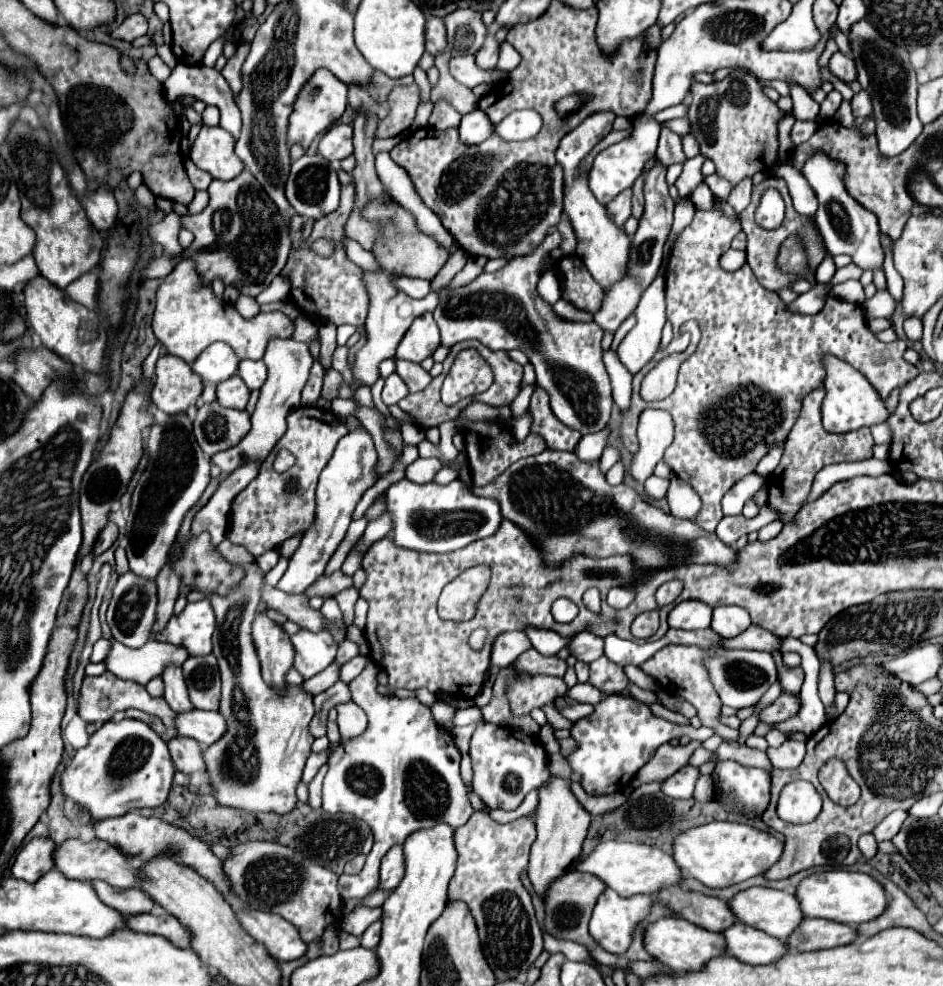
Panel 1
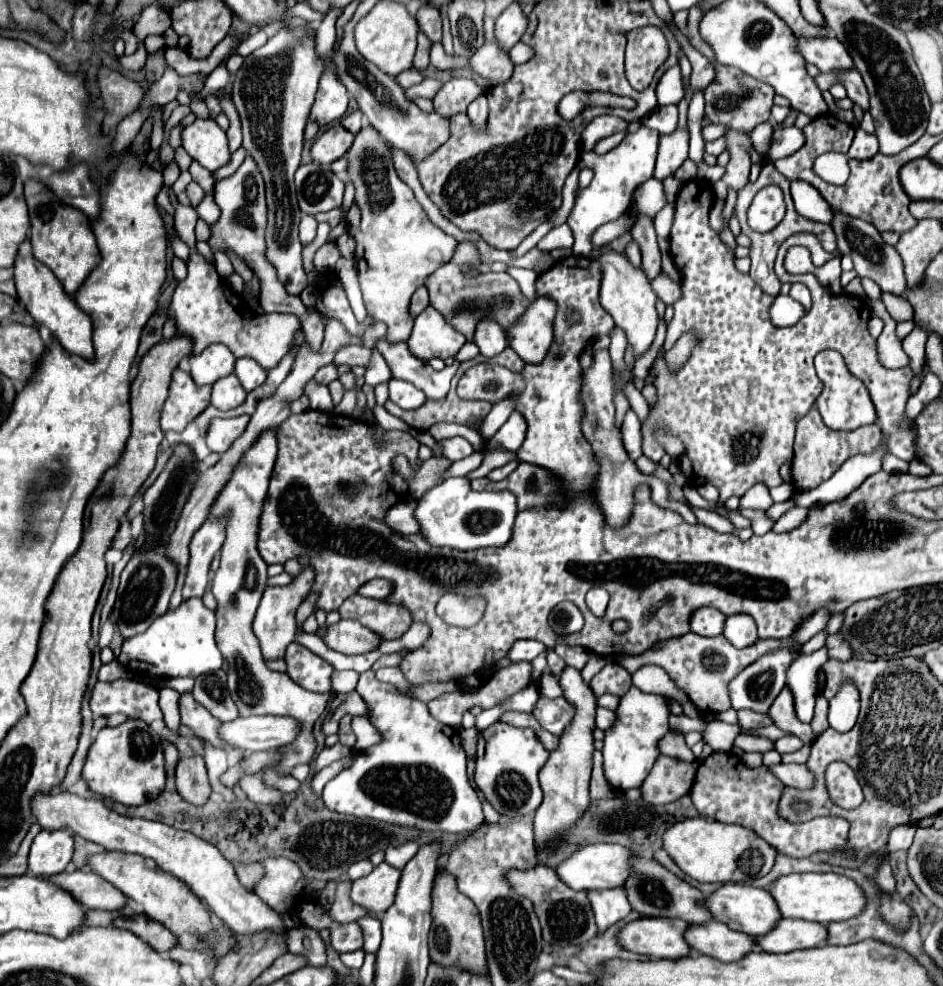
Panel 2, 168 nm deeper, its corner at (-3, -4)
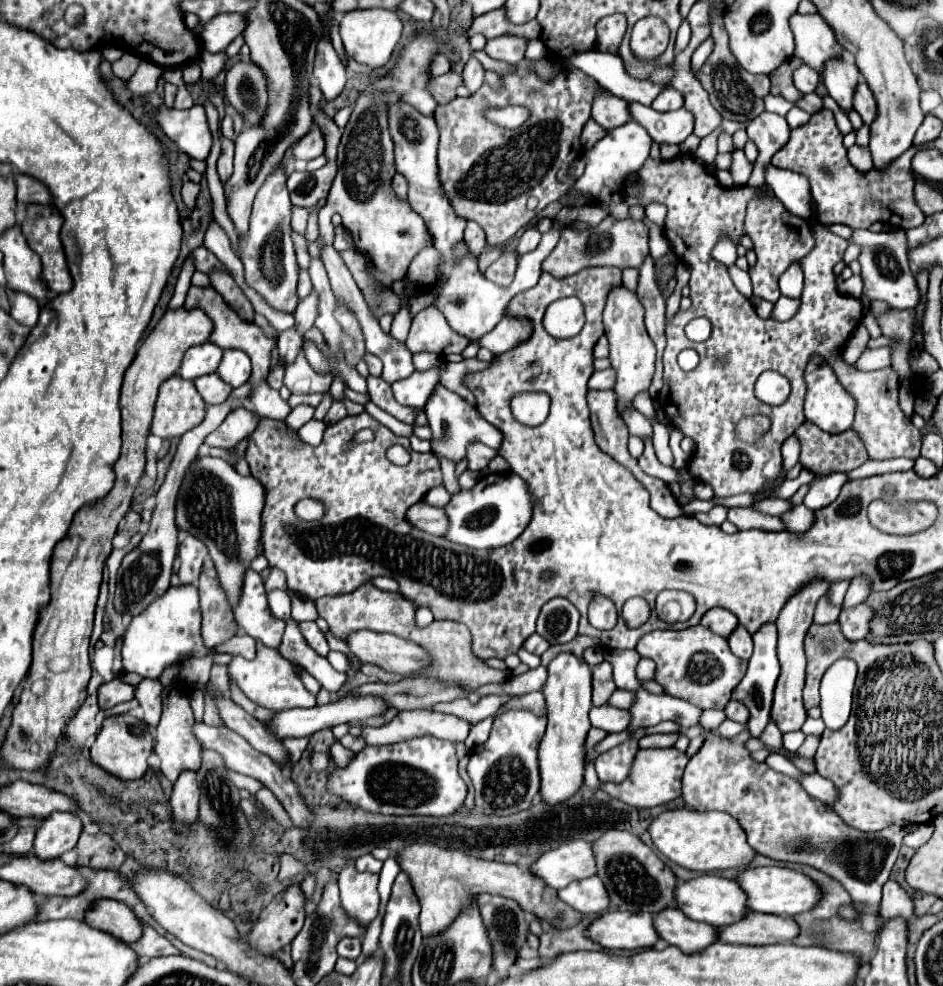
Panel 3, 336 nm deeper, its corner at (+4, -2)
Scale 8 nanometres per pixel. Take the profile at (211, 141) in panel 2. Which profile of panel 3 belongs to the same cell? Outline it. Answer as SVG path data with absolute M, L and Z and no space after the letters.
M193 106L189 110L161 108L157 120L181 152L197 160L207 160L211 150L211 132L203 106Z

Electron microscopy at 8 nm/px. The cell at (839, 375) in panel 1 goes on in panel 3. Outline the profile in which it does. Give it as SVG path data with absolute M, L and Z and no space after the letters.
M811 356L807 370L805 370L805 382L807 382L807 396L805 396L805 416L813 424L817 424L821 430L829 434L839 434L851 428L853 418L855 418L855 406L853 396L845 392L845 388L839 384L833 368L821 358L821 356Z

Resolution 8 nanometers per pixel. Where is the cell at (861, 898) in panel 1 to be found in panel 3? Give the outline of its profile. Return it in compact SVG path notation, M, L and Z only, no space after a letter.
M783 866L749 868L737 878L737 882L749 896L747 904L751 910L777 914L777 916L797 916L801 912L809 912L809 908L815 908L815 904L819 904L821 898L825 896L821 886L817 886L809 876L791 868L783 868Z

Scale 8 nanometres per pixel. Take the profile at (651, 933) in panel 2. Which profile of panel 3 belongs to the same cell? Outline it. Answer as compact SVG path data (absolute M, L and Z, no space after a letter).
M605 912L591 924L589 938L609 950L653 948L659 940L649 912Z

